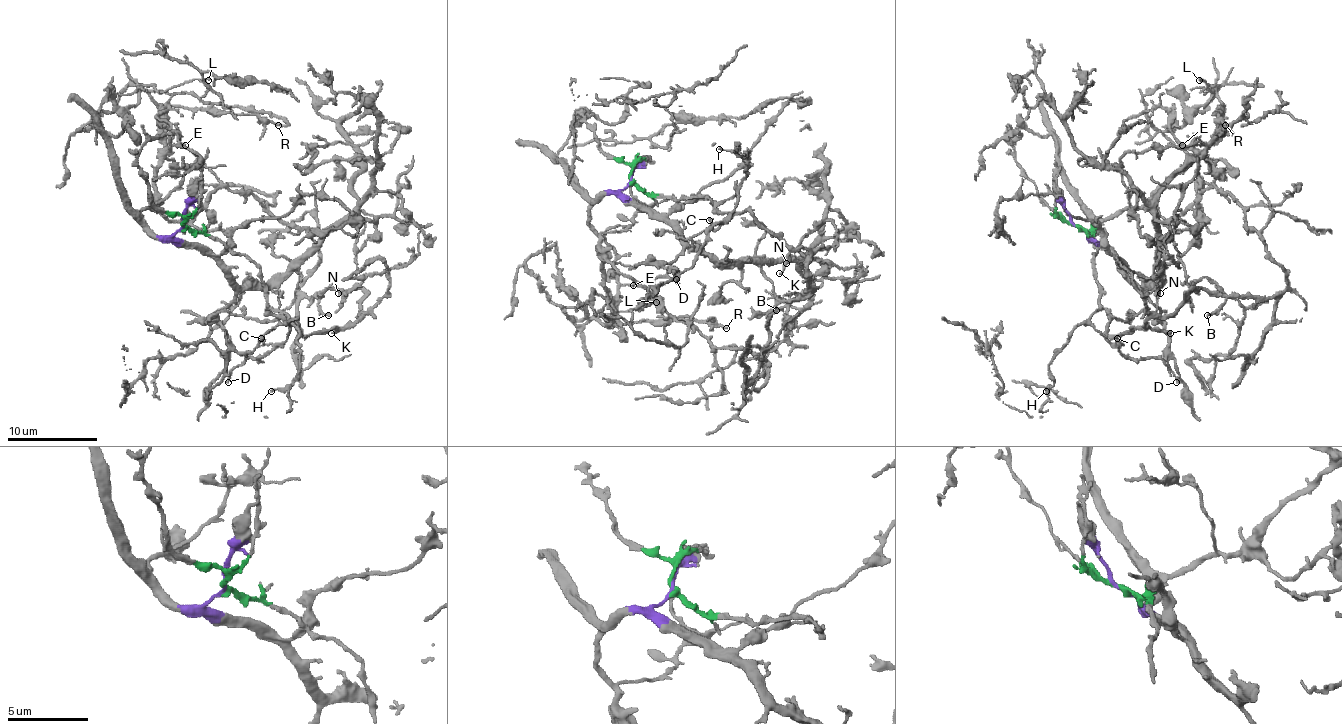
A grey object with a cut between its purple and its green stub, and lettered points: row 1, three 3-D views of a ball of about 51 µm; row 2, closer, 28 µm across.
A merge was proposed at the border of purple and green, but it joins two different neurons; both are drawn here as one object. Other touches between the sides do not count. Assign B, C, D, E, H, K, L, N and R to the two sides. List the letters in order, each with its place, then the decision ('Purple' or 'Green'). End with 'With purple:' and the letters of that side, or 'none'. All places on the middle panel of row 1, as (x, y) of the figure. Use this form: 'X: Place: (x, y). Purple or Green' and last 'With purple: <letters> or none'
B: Place: (776, 310). Green
C: Place: (709, 220). Green
D: Place: (676, 279). Green
E: Place: (633, 285). Purple
H: Place: (719, 149). Green
K: Place: (779, 273). Green
L: Place: (656, 302). Purple
N: Place: (786, 263). Green
R: Place: (726, 328). Purple
With purple: E, L, R

